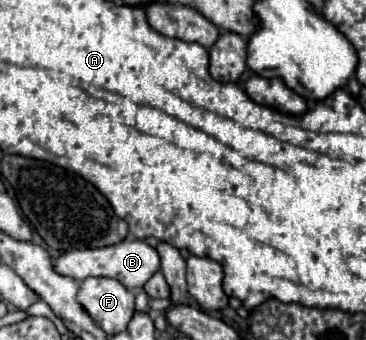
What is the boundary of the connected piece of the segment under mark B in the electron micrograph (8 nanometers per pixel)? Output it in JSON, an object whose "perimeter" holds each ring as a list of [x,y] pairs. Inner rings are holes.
{"perimeter":[[[122,240],[120,244],[106,246],[106,248],[86,248],[86,250],[64,252],[54,262],[54,268],[56,272],[64,276],[72,276],[76,280],[86,280],[88,276],[106,276],[122,282],[128,288],[136,288],[136,286],[144,286],[146,280],[160,270],[160,256],[144,240]]]}

